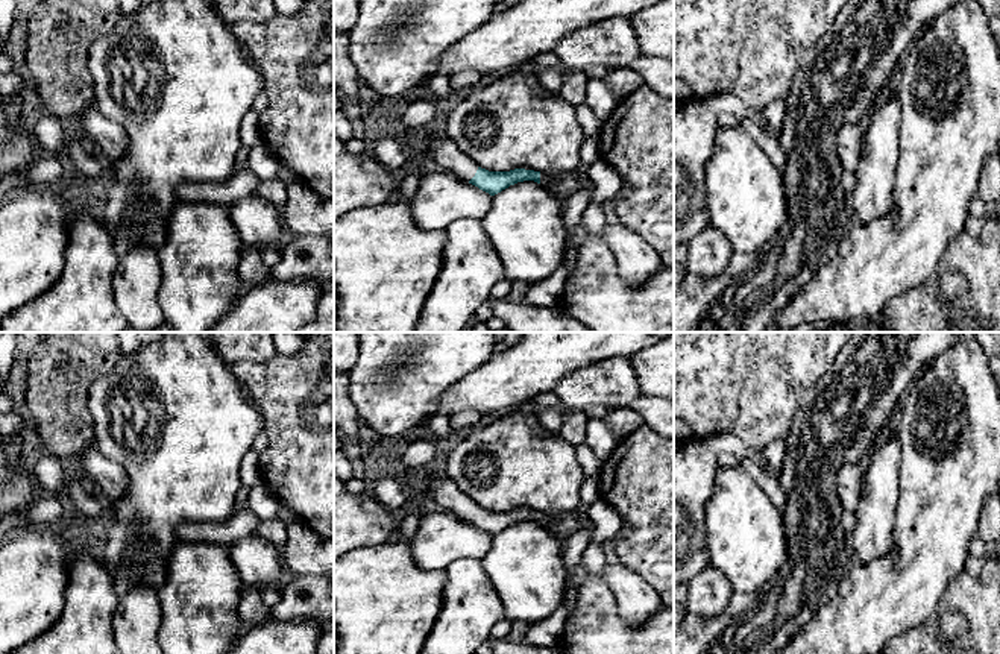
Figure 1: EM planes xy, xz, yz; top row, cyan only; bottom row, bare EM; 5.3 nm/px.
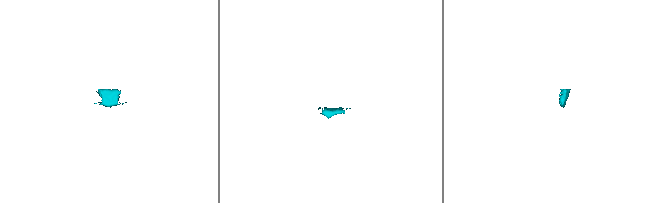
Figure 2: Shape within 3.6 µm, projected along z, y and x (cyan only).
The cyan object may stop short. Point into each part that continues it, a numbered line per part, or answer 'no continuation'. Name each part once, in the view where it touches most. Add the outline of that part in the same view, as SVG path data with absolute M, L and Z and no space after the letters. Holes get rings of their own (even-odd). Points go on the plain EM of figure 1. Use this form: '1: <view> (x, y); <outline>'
1: xz (443, 493); M443 470L439 472L428 487L428 502L436 508L451 511L464 522L469 522L478 510L476 502L464 495Z
2: xz (572, 522); M578 511L566 513L564 516L555 519L545 513L540 513L540 525L549 530L558 540L566 542L572 534L590 528L593 530L593 522Z

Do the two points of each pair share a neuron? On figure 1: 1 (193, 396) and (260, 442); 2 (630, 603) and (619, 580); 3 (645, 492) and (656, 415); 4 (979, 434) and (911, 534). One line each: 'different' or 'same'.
1: different
2: same
3: different
4: same

